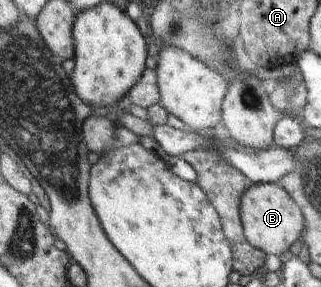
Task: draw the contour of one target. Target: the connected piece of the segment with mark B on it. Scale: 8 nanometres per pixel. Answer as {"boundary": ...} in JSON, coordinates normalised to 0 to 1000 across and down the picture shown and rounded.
{"boundary":[[[791,638],[751,683],[748,756],[763,829],[794,864],[872,892],[950,808],[950,763],[938,732],[869,641]]]}

